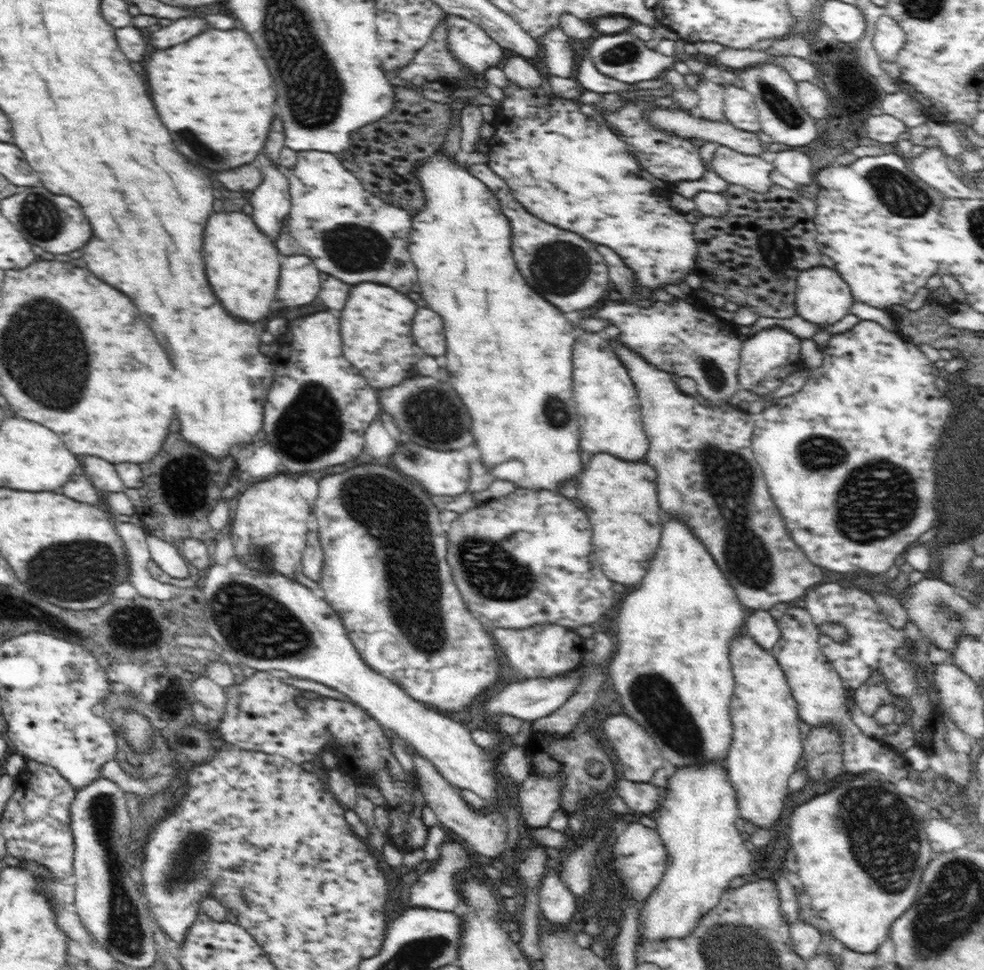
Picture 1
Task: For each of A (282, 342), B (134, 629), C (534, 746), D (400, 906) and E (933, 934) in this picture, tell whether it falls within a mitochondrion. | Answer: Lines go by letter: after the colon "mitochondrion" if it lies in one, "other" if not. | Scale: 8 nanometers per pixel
A: other
B: mitochondrion
C: other
D: other
E: mitochondrion

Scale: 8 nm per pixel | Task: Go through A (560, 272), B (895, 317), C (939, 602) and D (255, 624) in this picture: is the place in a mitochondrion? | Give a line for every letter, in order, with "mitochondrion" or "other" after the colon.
A: mitochondrion
B: other
C: mitochondrion
D: mitochondrion

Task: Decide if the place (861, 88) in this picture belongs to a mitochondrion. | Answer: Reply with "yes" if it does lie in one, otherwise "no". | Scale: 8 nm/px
no

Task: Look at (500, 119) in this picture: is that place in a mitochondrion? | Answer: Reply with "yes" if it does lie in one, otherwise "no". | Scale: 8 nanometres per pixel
no

